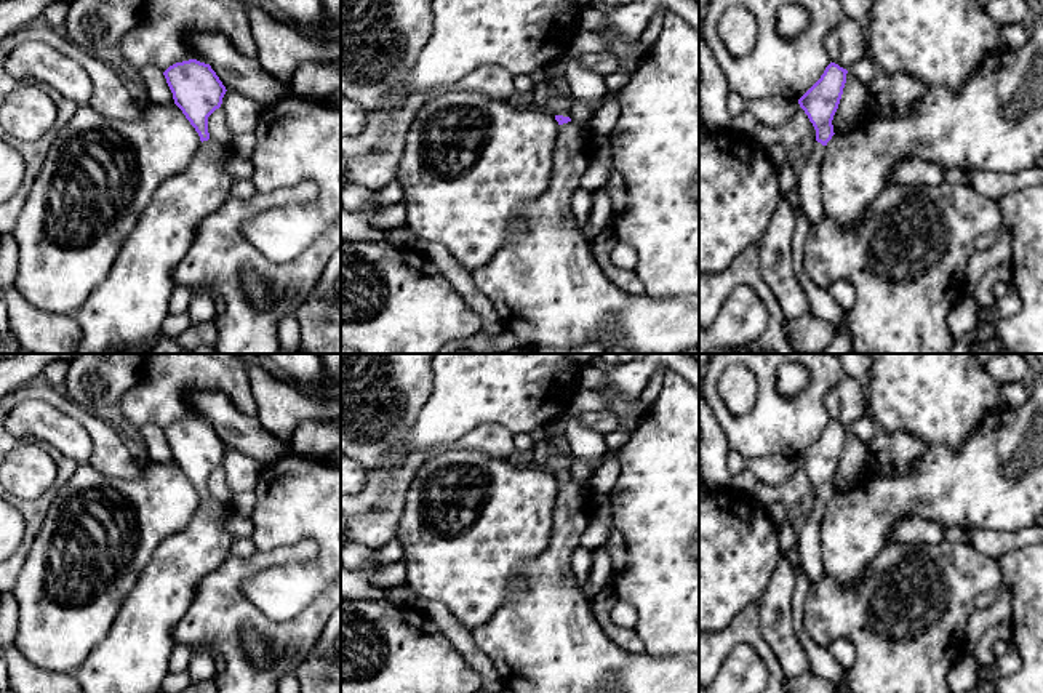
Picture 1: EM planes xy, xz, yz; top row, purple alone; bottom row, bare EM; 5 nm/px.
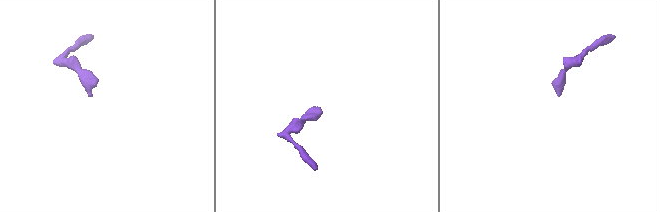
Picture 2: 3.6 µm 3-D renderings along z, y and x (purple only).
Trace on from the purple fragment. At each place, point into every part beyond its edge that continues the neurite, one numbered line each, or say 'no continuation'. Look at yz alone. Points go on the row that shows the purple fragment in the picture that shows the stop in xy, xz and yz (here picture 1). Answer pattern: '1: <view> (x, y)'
1: yz (808, 197)

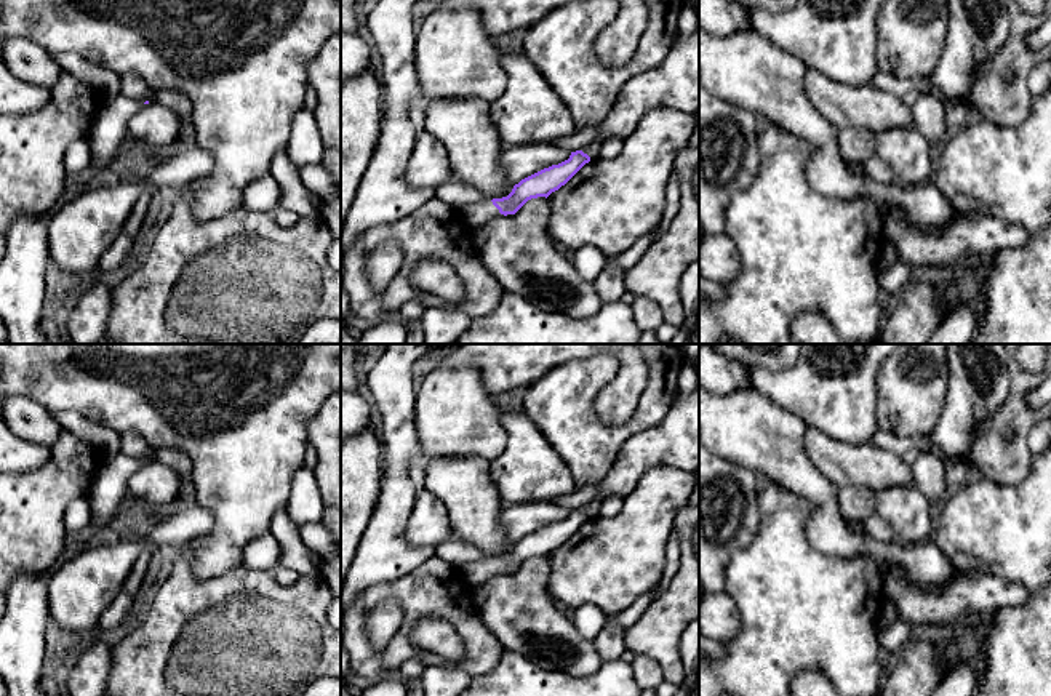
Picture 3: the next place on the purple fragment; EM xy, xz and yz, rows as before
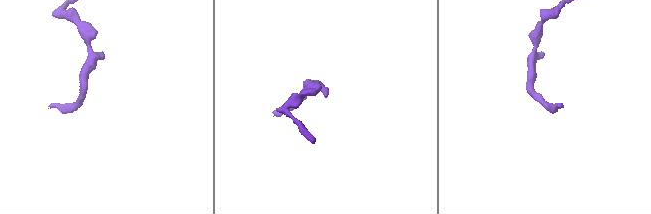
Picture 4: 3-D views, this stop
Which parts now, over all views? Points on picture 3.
1: xz (475, 215)

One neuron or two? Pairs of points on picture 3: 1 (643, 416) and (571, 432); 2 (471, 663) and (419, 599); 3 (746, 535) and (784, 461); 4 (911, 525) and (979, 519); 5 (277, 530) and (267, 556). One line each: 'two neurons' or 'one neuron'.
1: one neuron
2: one neuron
3: two neurons
4: two neurons
5: two neurons

